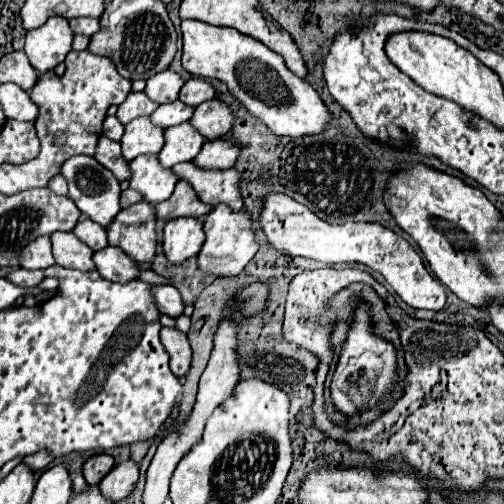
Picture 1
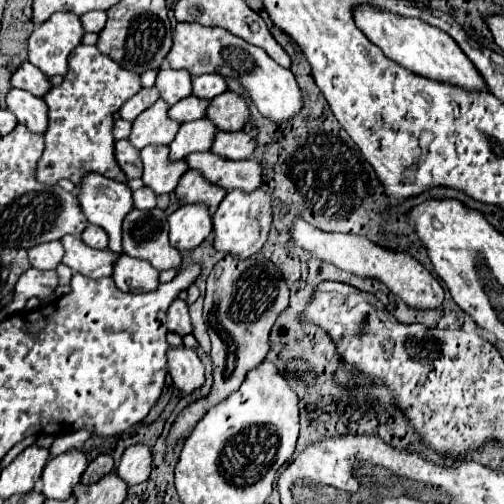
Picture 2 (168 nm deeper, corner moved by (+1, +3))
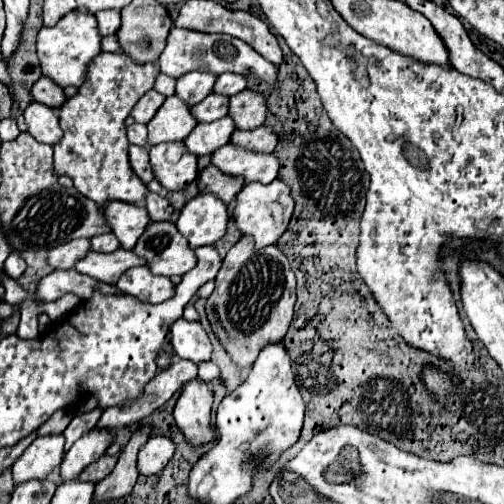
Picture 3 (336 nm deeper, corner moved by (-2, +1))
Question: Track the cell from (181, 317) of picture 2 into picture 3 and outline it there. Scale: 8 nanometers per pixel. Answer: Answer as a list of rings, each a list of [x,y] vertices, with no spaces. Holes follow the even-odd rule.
[[[177,319],[171,325],[171,345],[181,359],[191,359],[197,365],[211,361],[213,347],[201,323]]]

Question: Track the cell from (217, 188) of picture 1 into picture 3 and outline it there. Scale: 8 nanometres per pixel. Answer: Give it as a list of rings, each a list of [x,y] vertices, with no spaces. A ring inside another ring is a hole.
[[[231,143],[217,149],[211,163],[229,175],[241,175],[245,183],[271,183],[279,173],[279,159],[273,153],[255,153]]]

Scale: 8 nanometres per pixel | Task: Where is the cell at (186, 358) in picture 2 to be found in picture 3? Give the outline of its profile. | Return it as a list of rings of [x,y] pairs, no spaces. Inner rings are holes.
[[[193,379],[183,385],[173,417],[187,443],[193,447],[215,441],[215,431],[211,429],[211,405],[213,393],[209,391],[207,383]]]

